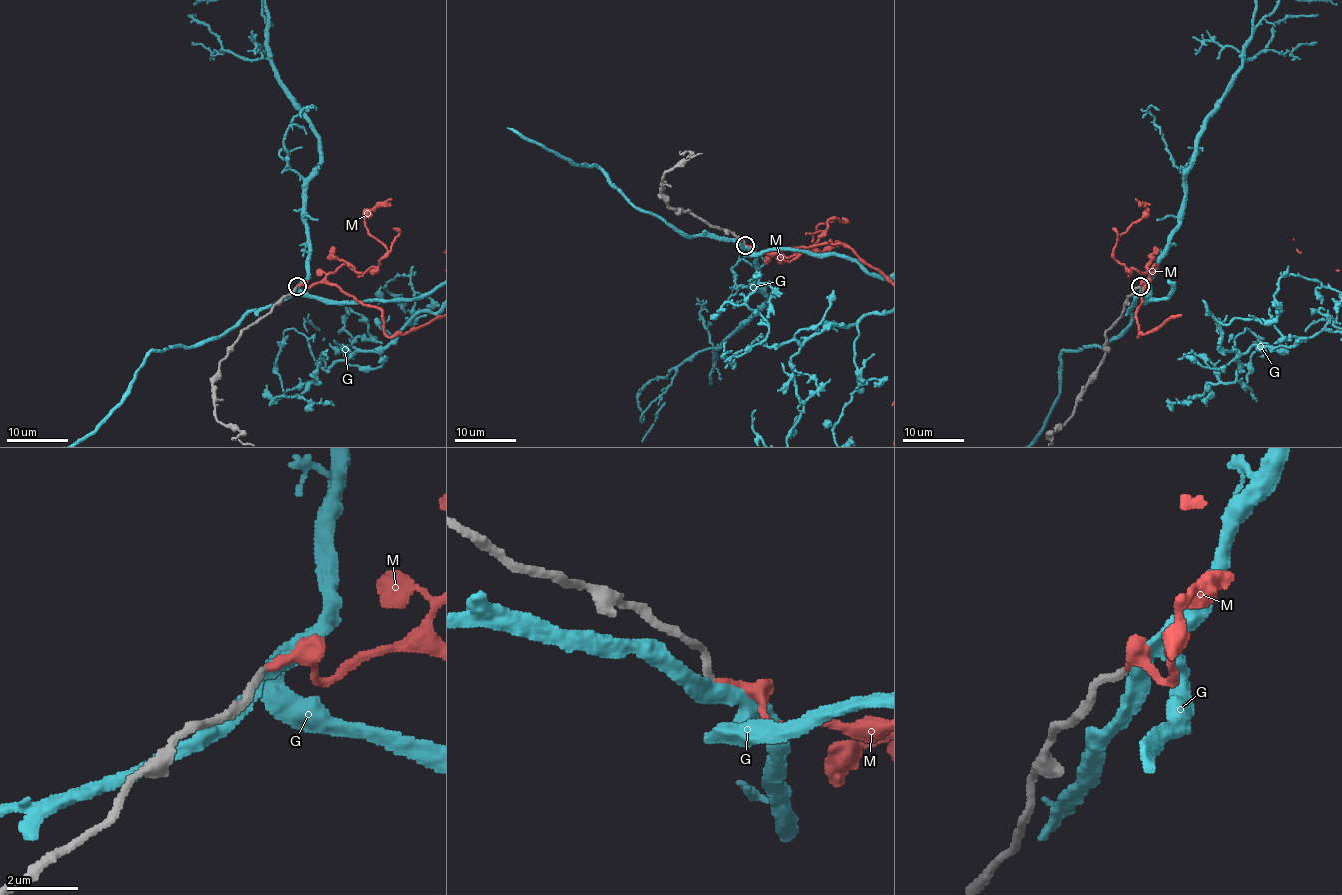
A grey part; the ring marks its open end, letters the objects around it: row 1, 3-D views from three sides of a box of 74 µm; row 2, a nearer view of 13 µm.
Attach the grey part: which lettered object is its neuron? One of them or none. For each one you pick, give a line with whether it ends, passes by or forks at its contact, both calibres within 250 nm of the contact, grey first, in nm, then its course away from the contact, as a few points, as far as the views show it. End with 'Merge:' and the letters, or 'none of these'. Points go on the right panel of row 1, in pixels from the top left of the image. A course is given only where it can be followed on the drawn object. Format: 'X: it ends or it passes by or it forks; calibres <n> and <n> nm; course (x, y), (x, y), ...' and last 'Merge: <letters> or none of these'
M: it ends; calibres 200 and 200 nm
Merge: M

